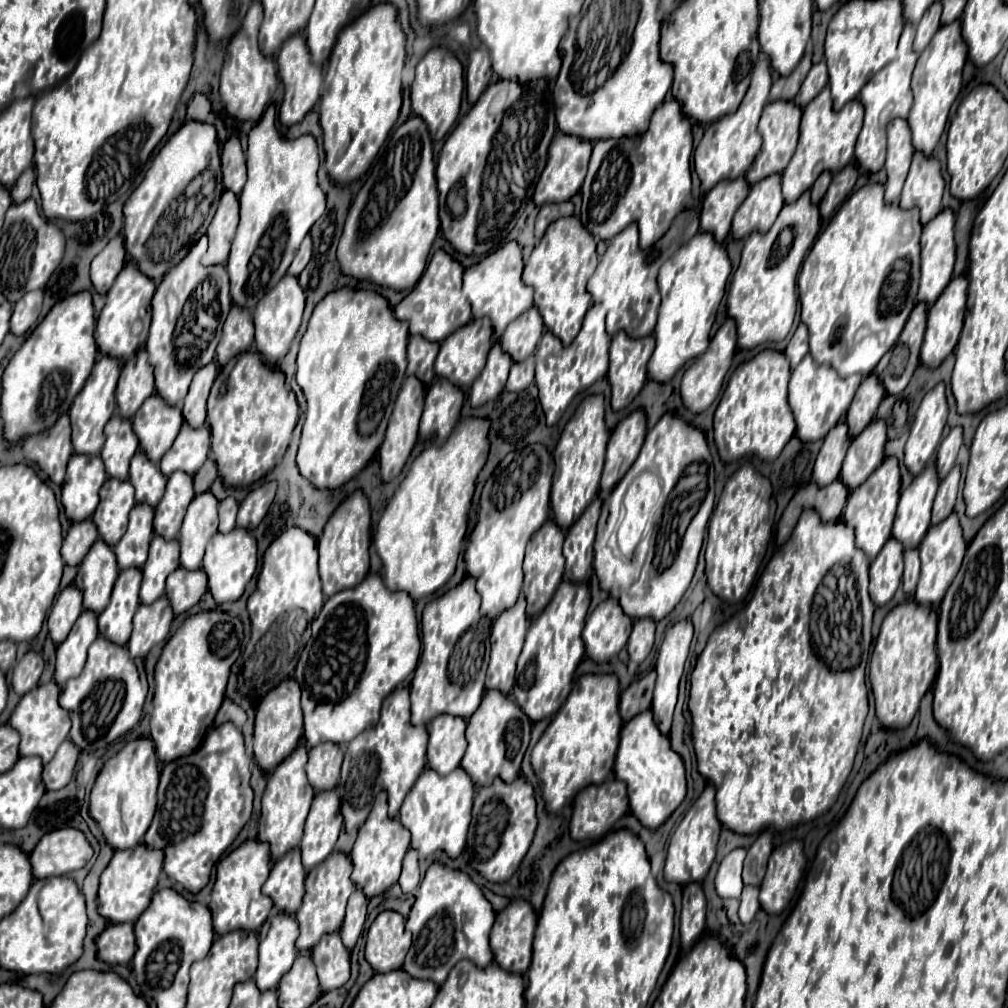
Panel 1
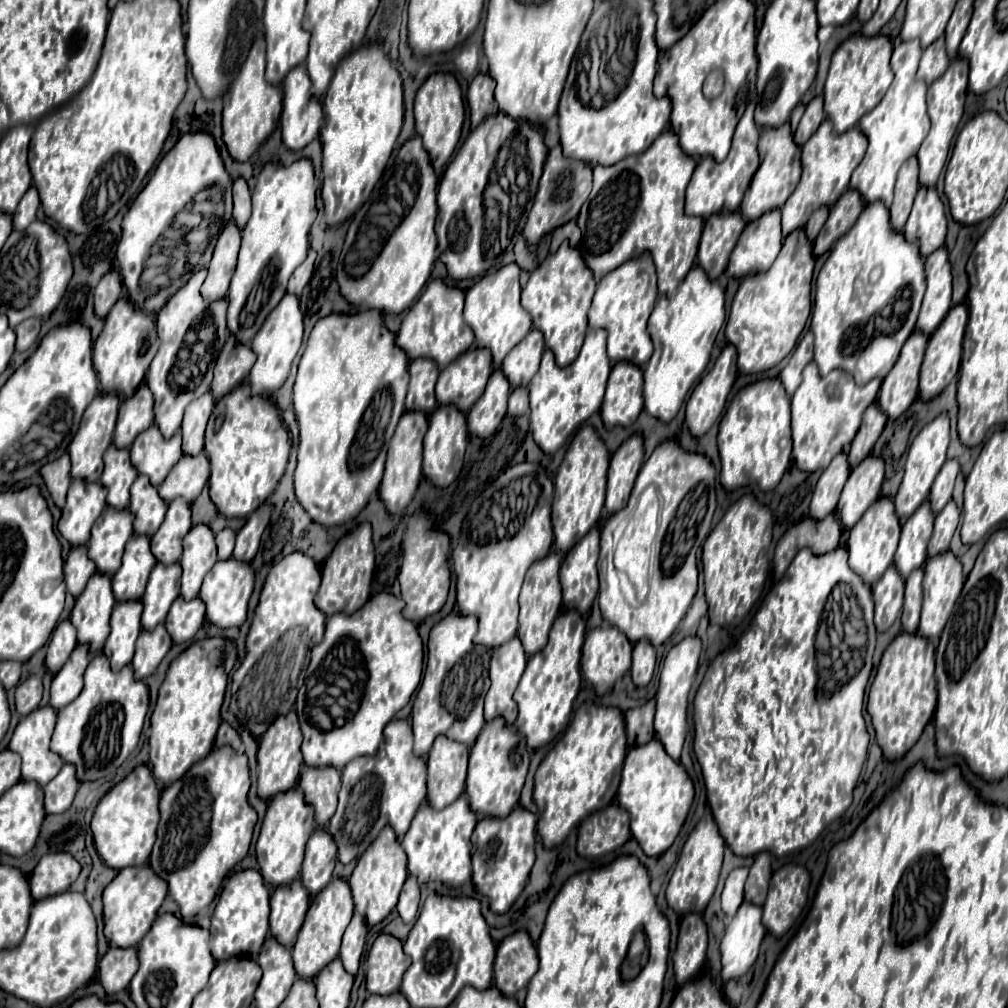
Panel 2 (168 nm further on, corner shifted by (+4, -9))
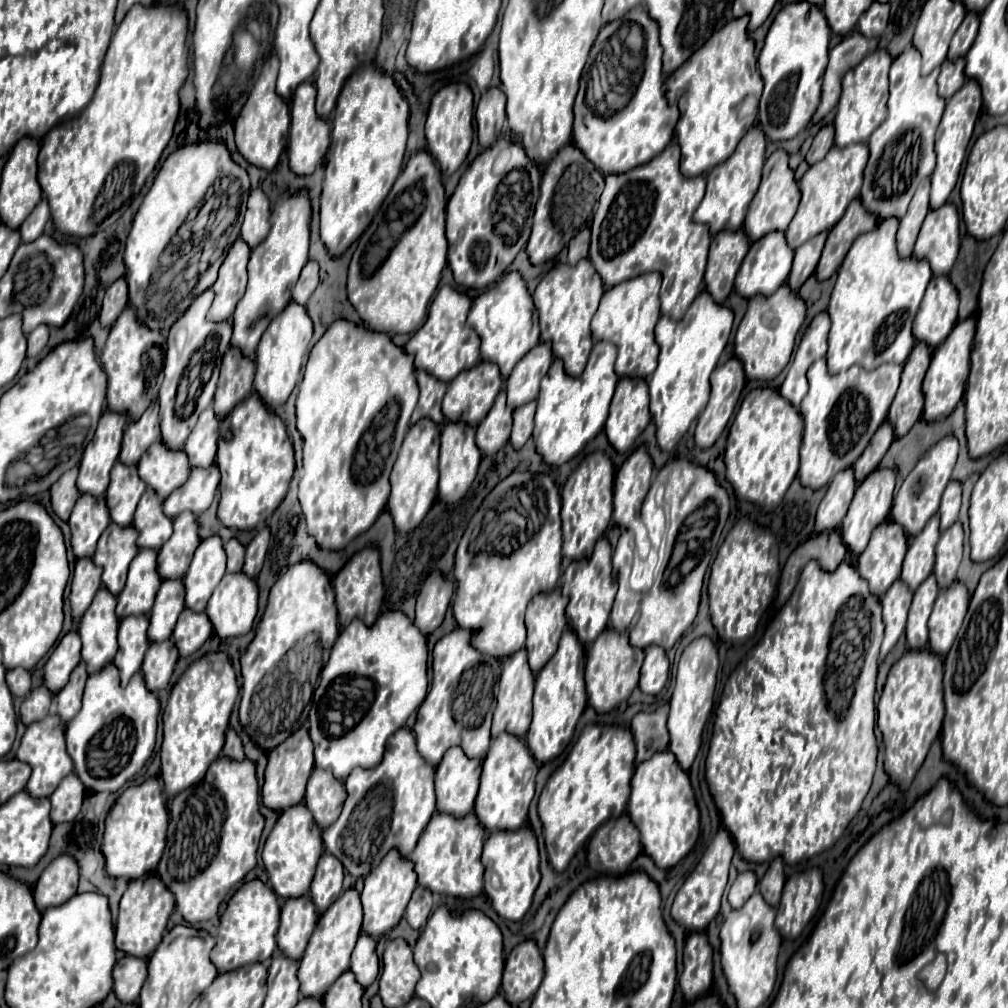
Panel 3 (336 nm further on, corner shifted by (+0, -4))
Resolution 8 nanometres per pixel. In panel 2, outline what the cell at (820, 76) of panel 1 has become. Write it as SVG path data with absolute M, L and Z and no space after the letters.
M815 97L807 107L805 107L805 113L803 113L803 119L797 127L797 133L795 133L795 143L799 147L803 147L809 137L819 129L819 125L823 123L825 119L825 111L823 111L823 97Z

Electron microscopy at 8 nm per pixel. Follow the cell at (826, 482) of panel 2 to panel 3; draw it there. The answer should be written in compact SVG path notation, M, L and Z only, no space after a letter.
M851 468L835 474L835 478L829 482L829 488L827 488L819 508L817 508L815 532L837 530L841 526L841 520L847 514L847 508L853 500L855 486L857 486L857 482L853 478Z

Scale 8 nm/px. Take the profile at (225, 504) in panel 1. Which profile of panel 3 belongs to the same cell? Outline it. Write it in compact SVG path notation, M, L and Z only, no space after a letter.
M231 538L225 542L225 552L227 552L227 572L237 572L243 568L243 556L245 548L237 538Z

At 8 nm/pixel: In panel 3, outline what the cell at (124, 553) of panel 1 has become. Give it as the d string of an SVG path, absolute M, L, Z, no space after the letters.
M139 550L131 560L125 588L117 596L117 616L125 618L129 614L149 614L159 584L157 552Z

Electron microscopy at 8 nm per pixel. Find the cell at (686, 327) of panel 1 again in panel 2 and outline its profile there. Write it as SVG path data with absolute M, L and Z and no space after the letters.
M699 267L691 269L691 275L679 285L675 297L659 297L651 319L649 319L649 335L655 345L653 357L645 369L645 411L655 419L669 423L675 419L679 409L683 407L687 393L699 383L703 377L715 337L725 323L725 295L719 283L707 283L707 275L699 271Z

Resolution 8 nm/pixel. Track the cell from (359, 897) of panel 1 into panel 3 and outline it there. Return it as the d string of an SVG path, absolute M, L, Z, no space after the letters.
M361 932L359 942L355 944L355 950L351 954L351 970L361 986L369 986L377 978L379 960L375 954L375 946L377 946L377 940Z

